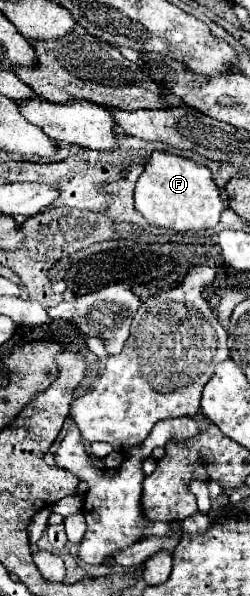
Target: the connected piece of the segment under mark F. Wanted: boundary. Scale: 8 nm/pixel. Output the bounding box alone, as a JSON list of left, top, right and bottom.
[136,151,226,231]

